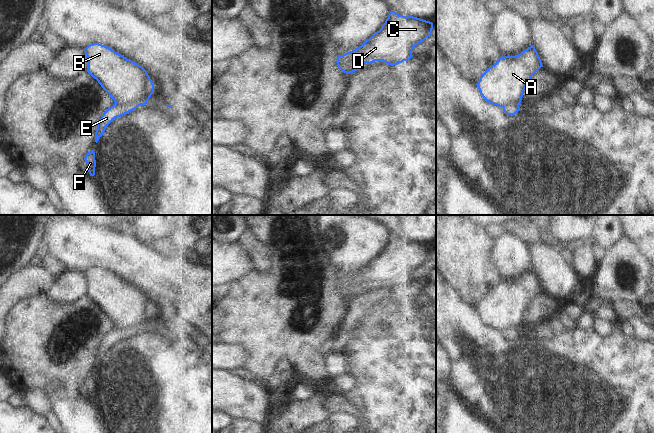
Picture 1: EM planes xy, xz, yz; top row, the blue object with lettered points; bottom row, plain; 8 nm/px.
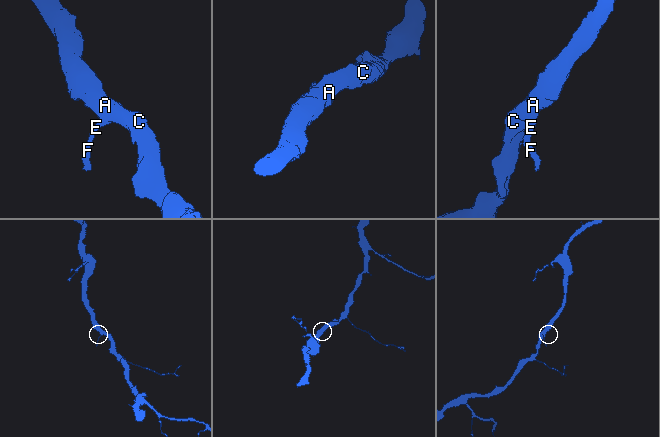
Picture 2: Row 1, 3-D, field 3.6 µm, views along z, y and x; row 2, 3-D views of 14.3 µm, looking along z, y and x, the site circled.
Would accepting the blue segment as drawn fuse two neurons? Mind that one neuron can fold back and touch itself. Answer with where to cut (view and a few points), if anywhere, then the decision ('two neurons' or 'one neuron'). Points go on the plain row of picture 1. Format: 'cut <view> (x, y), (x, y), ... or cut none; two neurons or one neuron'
cut xy (115, 327), (135, 328), (137, 330); two neurons

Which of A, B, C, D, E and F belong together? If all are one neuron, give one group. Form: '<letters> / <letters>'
A B C D / E F

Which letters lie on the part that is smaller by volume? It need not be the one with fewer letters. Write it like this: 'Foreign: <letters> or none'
Foreign: E, F.

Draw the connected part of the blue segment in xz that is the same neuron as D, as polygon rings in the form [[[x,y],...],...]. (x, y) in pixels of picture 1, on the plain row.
[[[390,235],[381,253],[351,276],[343,278],[345,284],[358,287],[383,285],[397,289],[410,284],[413,272],[432,259],[433,247],[413,240]]]

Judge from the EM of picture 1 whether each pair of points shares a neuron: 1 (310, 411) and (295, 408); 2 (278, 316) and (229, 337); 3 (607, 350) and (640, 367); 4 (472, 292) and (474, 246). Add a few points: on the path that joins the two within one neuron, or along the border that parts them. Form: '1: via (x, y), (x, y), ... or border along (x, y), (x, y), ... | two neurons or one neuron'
1: via (306, 411), (299, 411) | one neuron
2: via (266, 316), (255, 316), (241, 325) | one neuron
3: via (615, 358), (624, 367), (632, 367) | one neuron
4: via (472, 281), (472, 257) | one neuron

